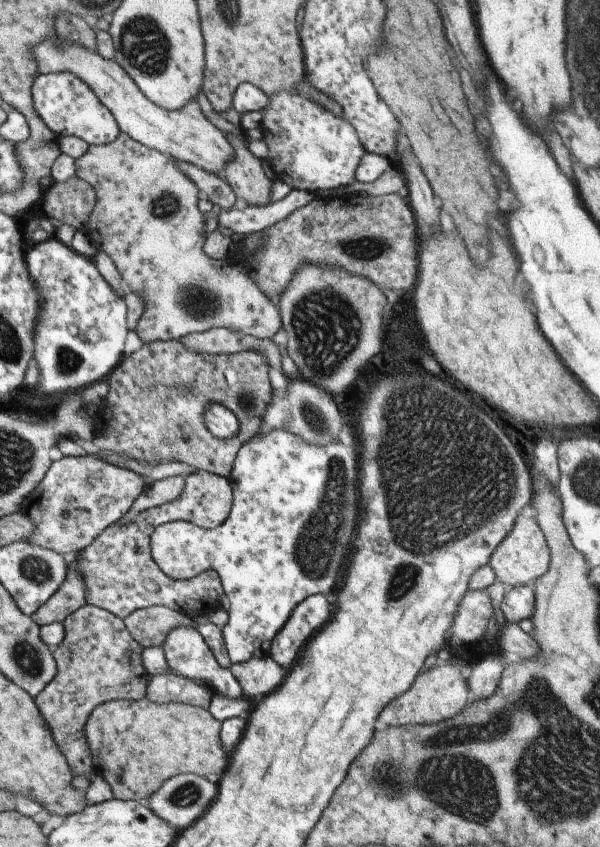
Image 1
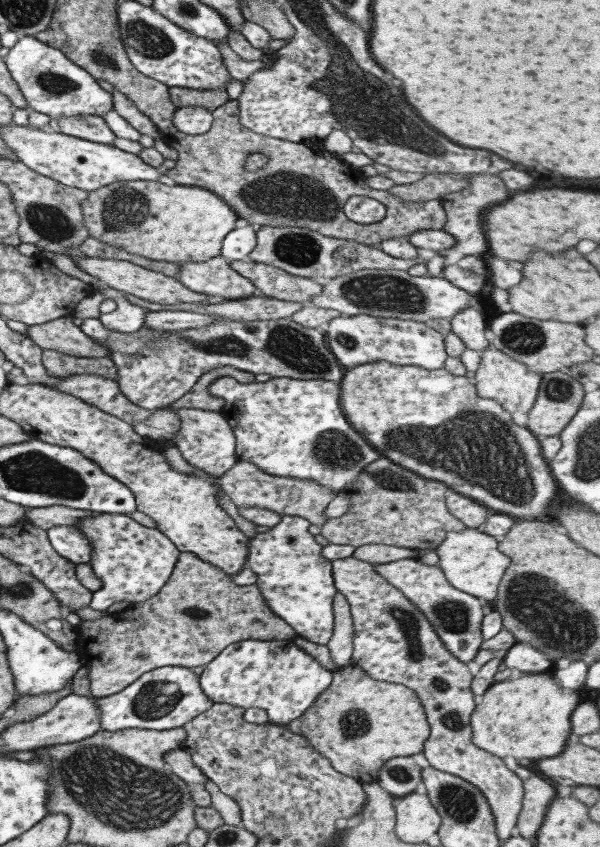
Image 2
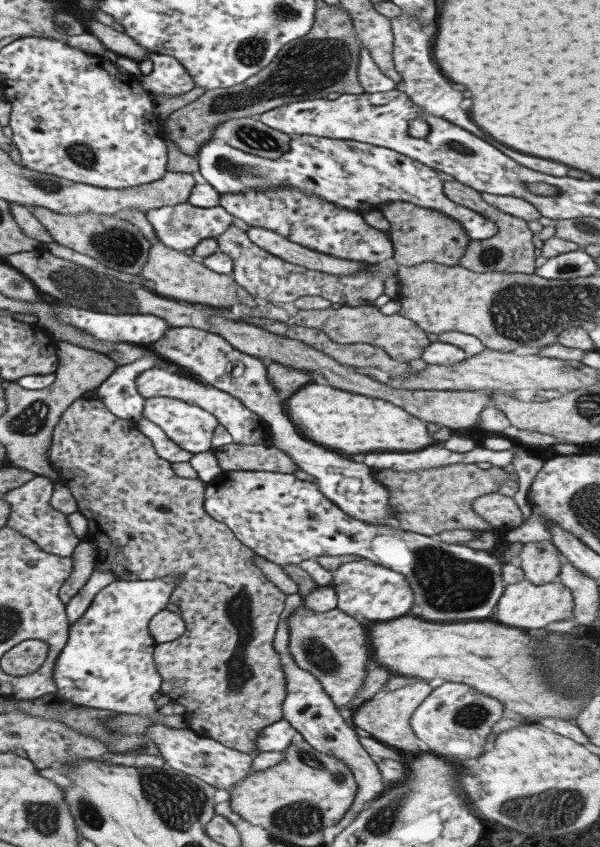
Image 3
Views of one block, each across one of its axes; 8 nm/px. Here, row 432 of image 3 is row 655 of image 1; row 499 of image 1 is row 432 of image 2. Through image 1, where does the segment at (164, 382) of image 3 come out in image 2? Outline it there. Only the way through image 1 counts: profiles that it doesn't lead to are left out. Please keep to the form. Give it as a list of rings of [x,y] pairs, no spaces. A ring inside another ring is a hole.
[[[221,376],[217,377],[217,379],[213,379],[211,383],[209,383],[209,394],[211,396],[217,396],[224,400],[223,406],[218,410],[221,413],[221,416],[224,416],[225,421],[231,427],[232,434],[234,436],[234,454],[236,456],[237,461],[251,461],[259,470],[273,476],[281,476],[281,477],[293,477],[296,479],[311,479],[311,481],[315,481],[315,483],[319,485],[323,485],[324,487],[329,487],[329,489],[333,489],[333,491],[339,493],[344,492],[345,487],[349,485],[349,483],[354,482],[355,477],[359,474],[359,471],[366,467],[367,464],[371,463],[371,461],[375,461],[375,458],[381,456],[379,452],[375,452],[349,424],[347,424],[347,420],[343,418],[343,414],[341,414],[341,410],[339,410],[339,388],[337,388],[337,384],[333,384],[333,382],[327,382],[327,380],[297,380],[295,378],[287,378],[287,377],[270,377],[269,380],[265,382],[249,382],[249,384],[241,384],[237,382],[234,378],[230,376]]]

